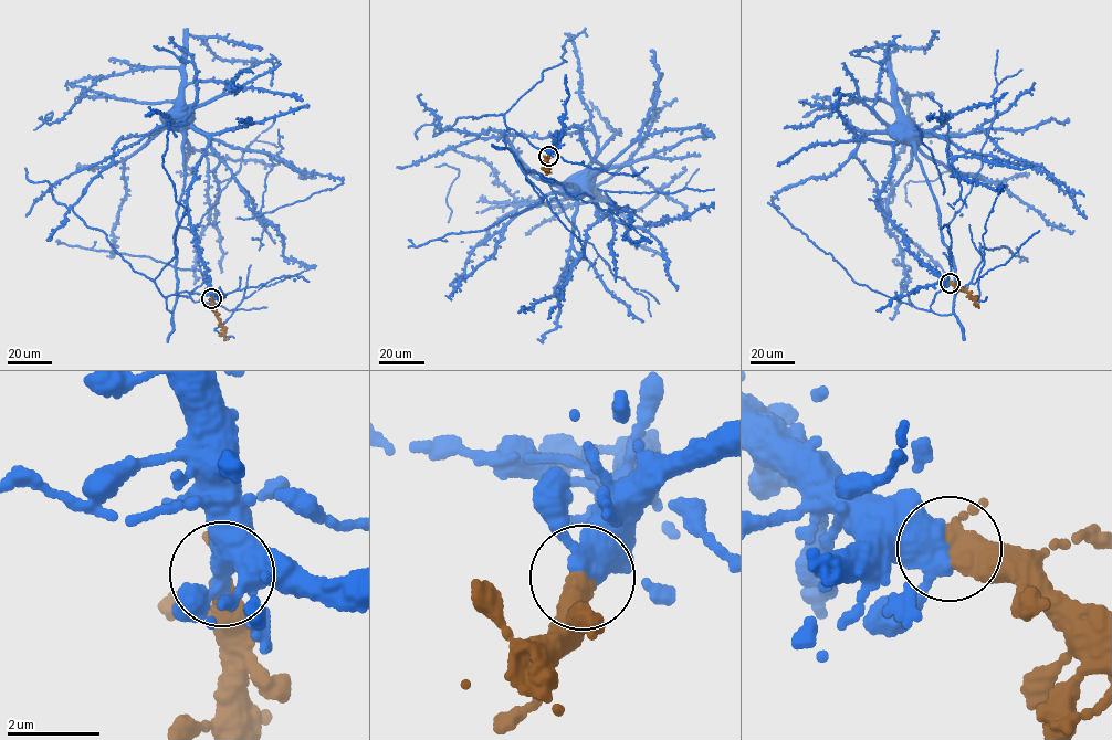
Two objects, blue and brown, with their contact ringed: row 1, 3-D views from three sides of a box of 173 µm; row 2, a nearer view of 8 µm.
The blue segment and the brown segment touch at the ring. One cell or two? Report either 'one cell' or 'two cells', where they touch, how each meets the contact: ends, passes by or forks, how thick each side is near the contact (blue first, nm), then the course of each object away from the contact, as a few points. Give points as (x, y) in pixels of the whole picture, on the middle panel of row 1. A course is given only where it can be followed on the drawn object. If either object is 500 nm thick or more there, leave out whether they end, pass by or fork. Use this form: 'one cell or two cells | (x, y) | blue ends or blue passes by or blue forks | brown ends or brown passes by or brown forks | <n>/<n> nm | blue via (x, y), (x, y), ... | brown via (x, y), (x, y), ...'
one cell | (548, 156) | blue passes by | brown passes by | 420/400 nm | blue via (548, 155), (555, 134), (578, 128), (601, 167), (588, 173) | brown via (548, 155), (545, 170), (549, 170)

